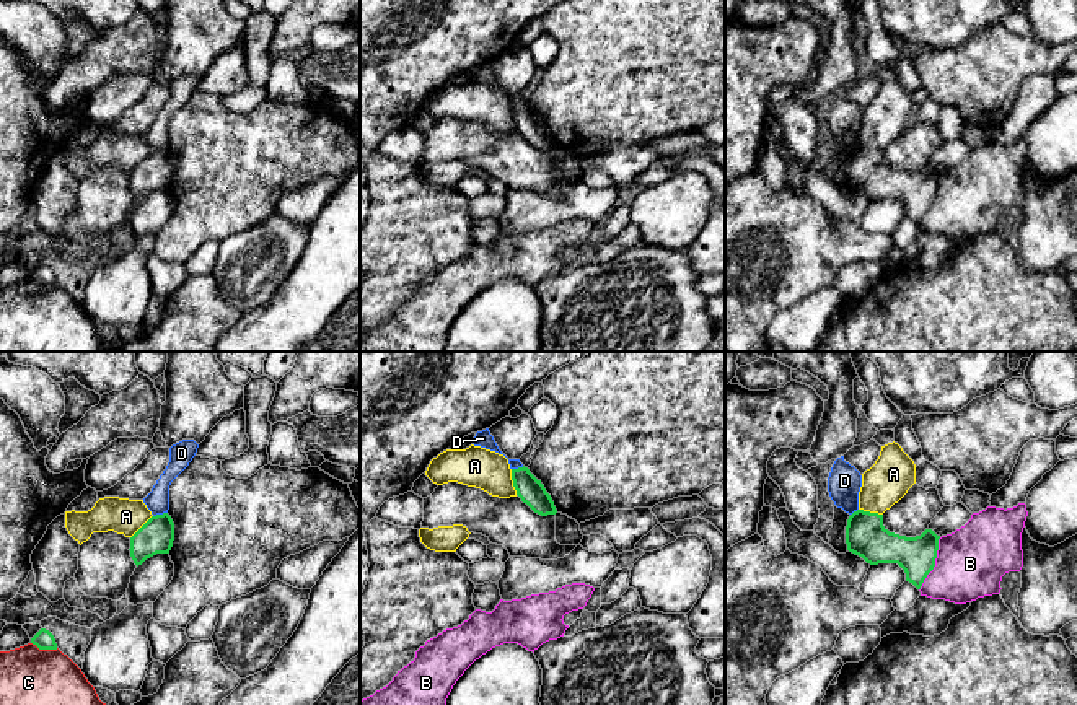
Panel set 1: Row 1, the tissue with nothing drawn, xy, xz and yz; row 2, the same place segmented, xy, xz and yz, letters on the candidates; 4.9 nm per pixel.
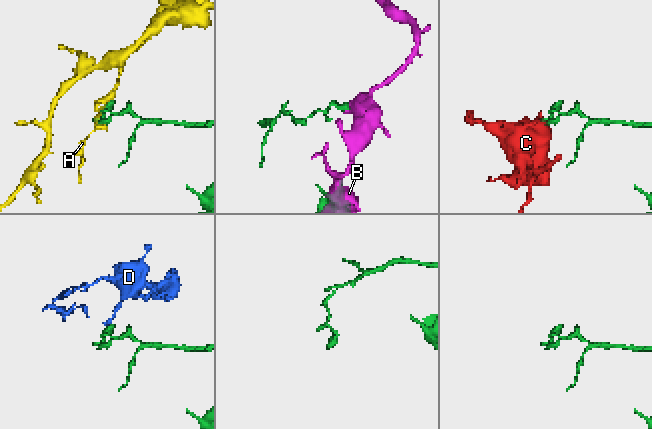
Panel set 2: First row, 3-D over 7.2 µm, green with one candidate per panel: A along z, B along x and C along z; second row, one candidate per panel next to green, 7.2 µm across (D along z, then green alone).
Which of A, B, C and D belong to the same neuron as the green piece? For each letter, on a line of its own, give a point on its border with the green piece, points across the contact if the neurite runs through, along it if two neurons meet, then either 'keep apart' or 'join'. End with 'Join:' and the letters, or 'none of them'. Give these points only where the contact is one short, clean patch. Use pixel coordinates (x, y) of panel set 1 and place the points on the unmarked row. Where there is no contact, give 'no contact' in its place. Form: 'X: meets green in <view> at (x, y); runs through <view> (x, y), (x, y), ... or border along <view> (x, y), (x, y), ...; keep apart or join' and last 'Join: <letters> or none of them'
A: meets green in xz at (514, 118); keep apart
B: meets green in yz at (934, 199); keep apart
C: meets green in xy at (44, 284); keep apart
D: meets green in xy at (160, 150); border along xy (167, 147), (153, 152); keep apart
Join: none of them

